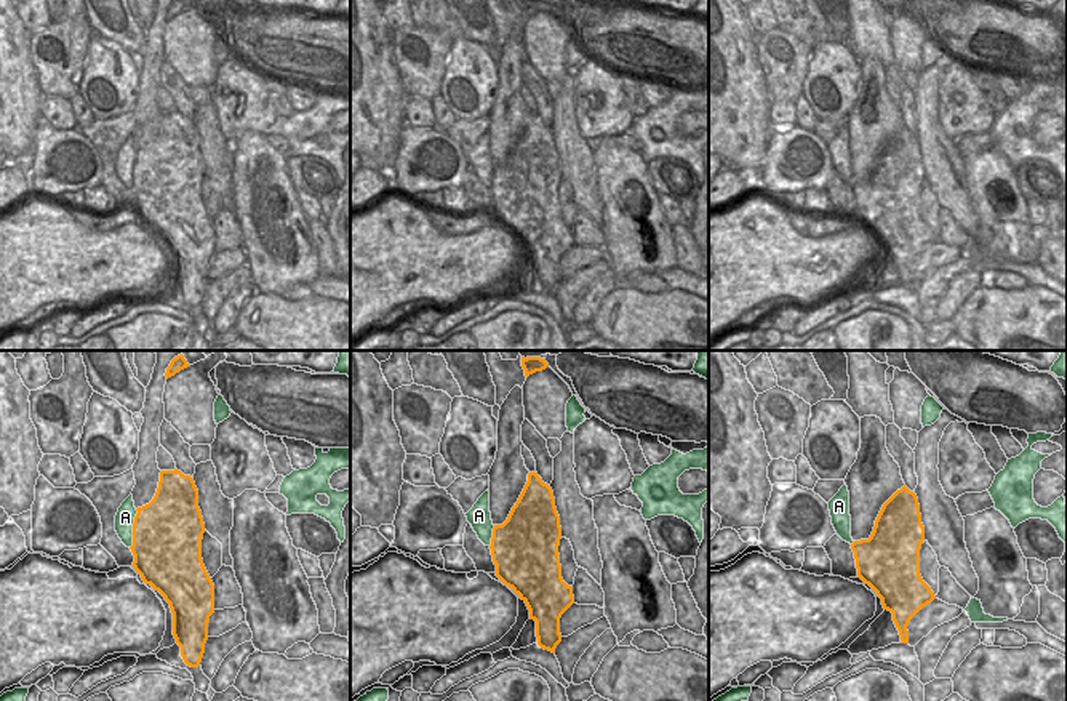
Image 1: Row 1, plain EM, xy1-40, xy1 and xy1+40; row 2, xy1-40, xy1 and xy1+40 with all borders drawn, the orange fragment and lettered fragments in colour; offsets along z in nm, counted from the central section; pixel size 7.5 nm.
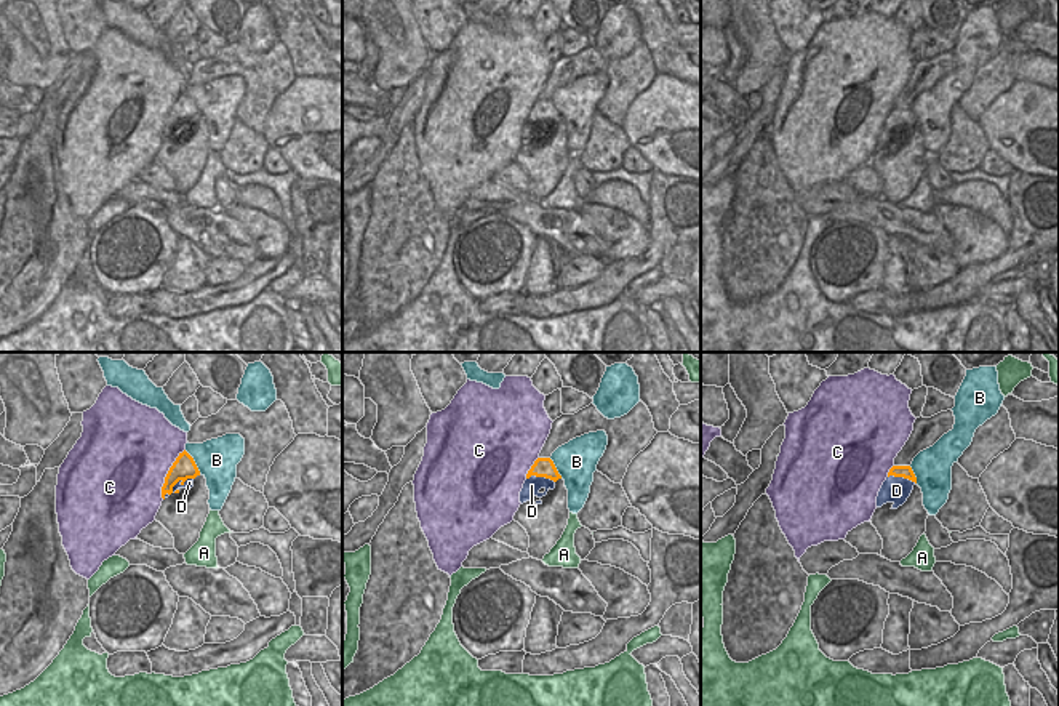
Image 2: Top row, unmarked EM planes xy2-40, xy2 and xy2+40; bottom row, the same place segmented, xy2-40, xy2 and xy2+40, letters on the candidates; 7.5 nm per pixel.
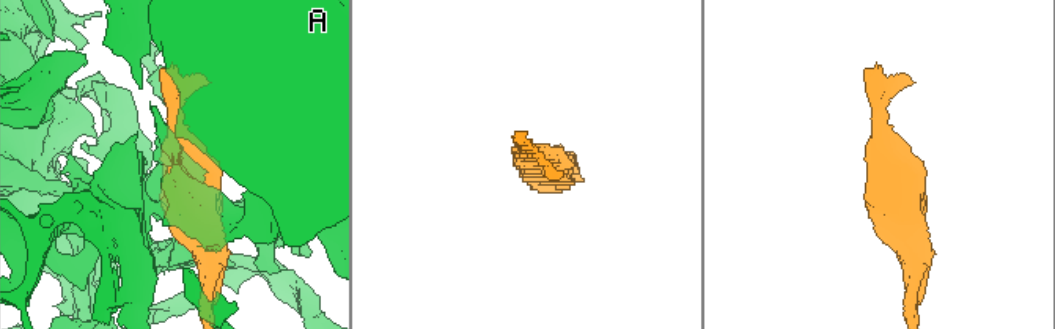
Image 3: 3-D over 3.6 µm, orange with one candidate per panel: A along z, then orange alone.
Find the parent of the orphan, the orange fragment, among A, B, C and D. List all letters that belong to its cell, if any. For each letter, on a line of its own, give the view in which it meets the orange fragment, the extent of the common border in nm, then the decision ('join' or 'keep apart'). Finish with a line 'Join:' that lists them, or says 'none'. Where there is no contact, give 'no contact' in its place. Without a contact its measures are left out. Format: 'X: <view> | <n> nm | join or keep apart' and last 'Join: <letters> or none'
A: xy1-40 | 300 nm | keep apart
B: xy2-40 | 220 nm | keep apart
C: xy2-40 | 420 nm | keep apart
D: xy2-40 | 200 nm | join
Join: D

